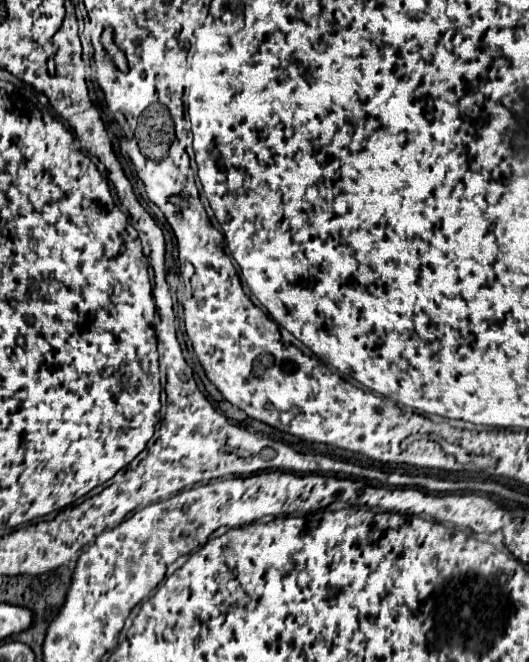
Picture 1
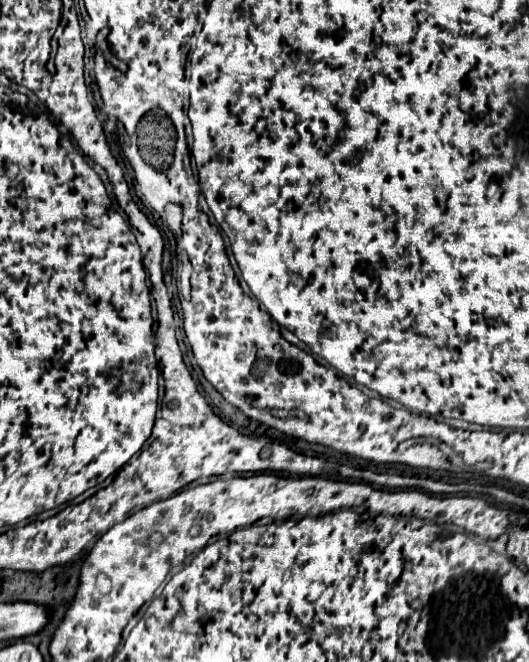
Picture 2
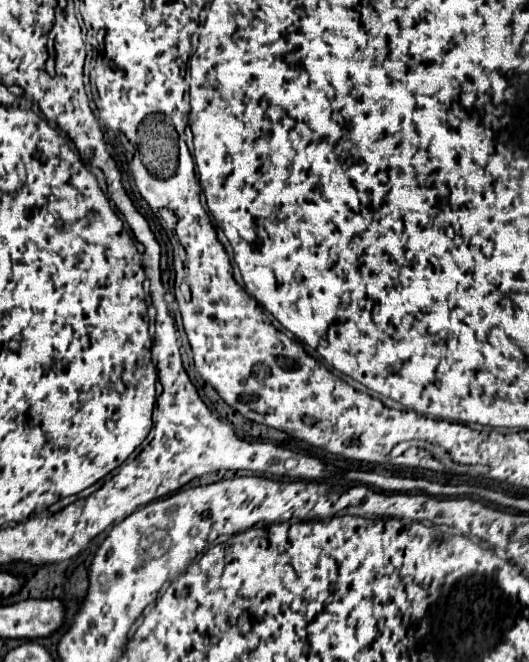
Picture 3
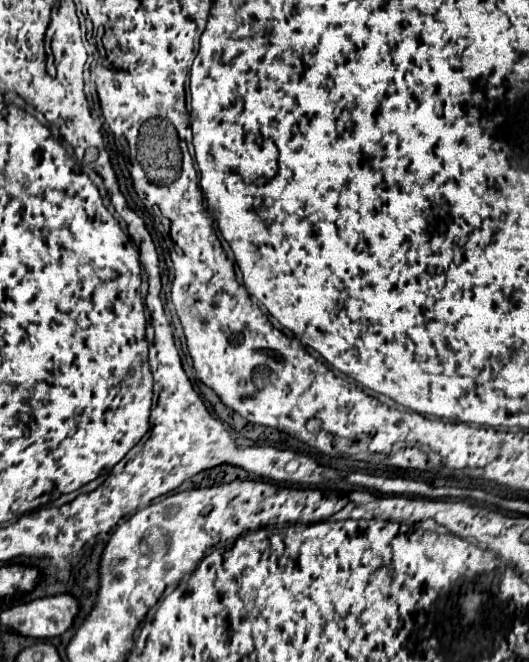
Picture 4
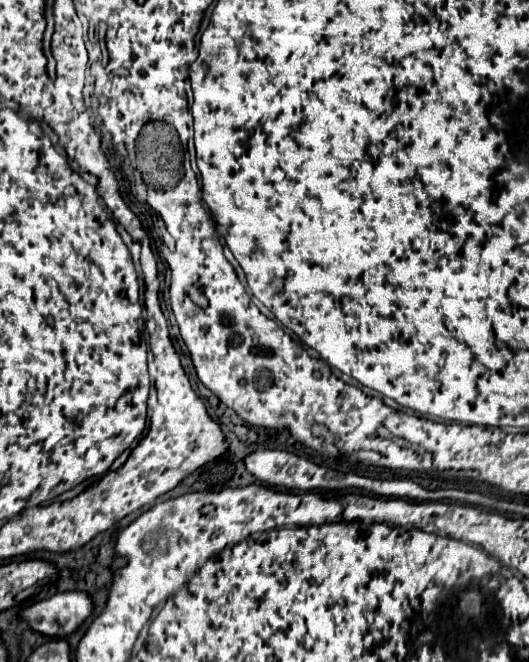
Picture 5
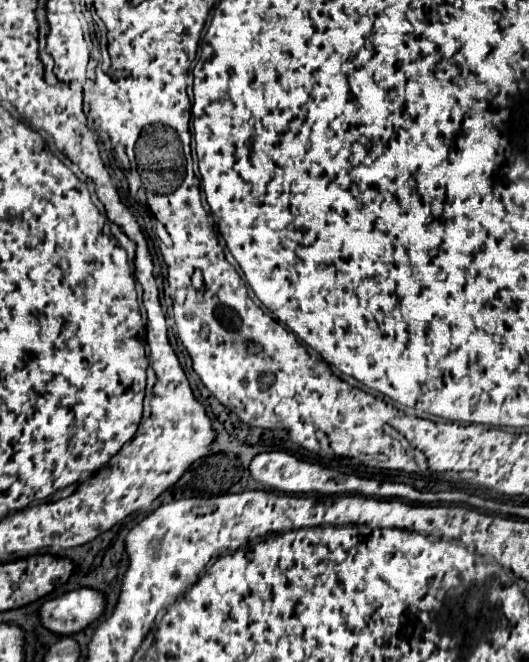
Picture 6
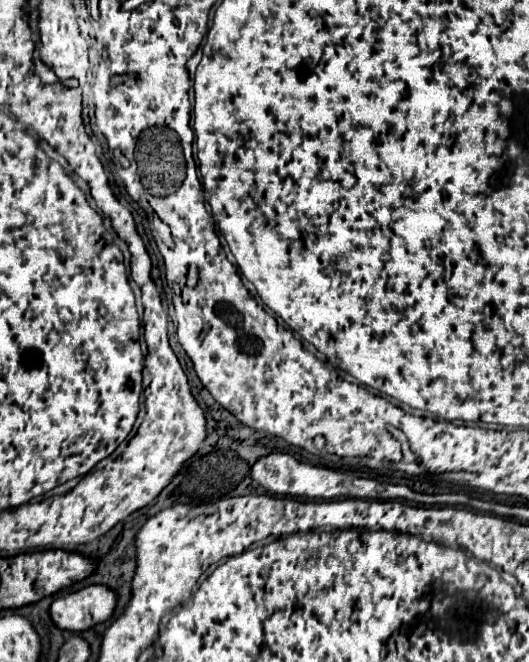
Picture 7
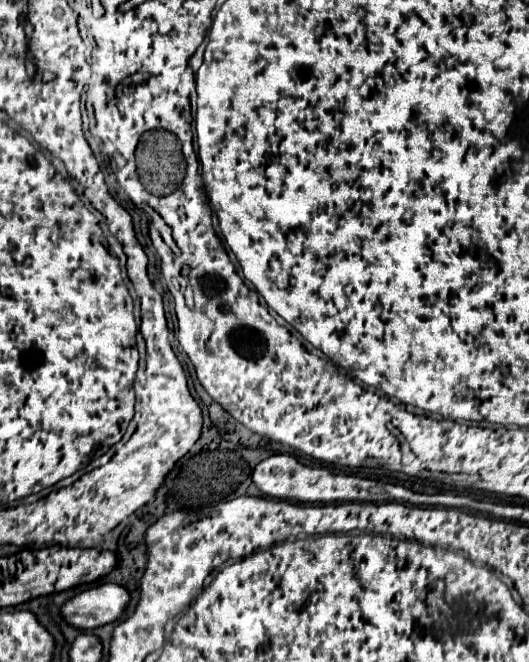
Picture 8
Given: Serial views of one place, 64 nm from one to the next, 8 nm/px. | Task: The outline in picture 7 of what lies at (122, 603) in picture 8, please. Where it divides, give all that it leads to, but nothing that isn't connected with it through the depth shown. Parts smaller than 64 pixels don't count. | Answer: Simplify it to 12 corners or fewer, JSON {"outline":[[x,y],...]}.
{"outline":[[86,586],[50,606],[58,628],[82,632],[110,620],[118,594]]}

